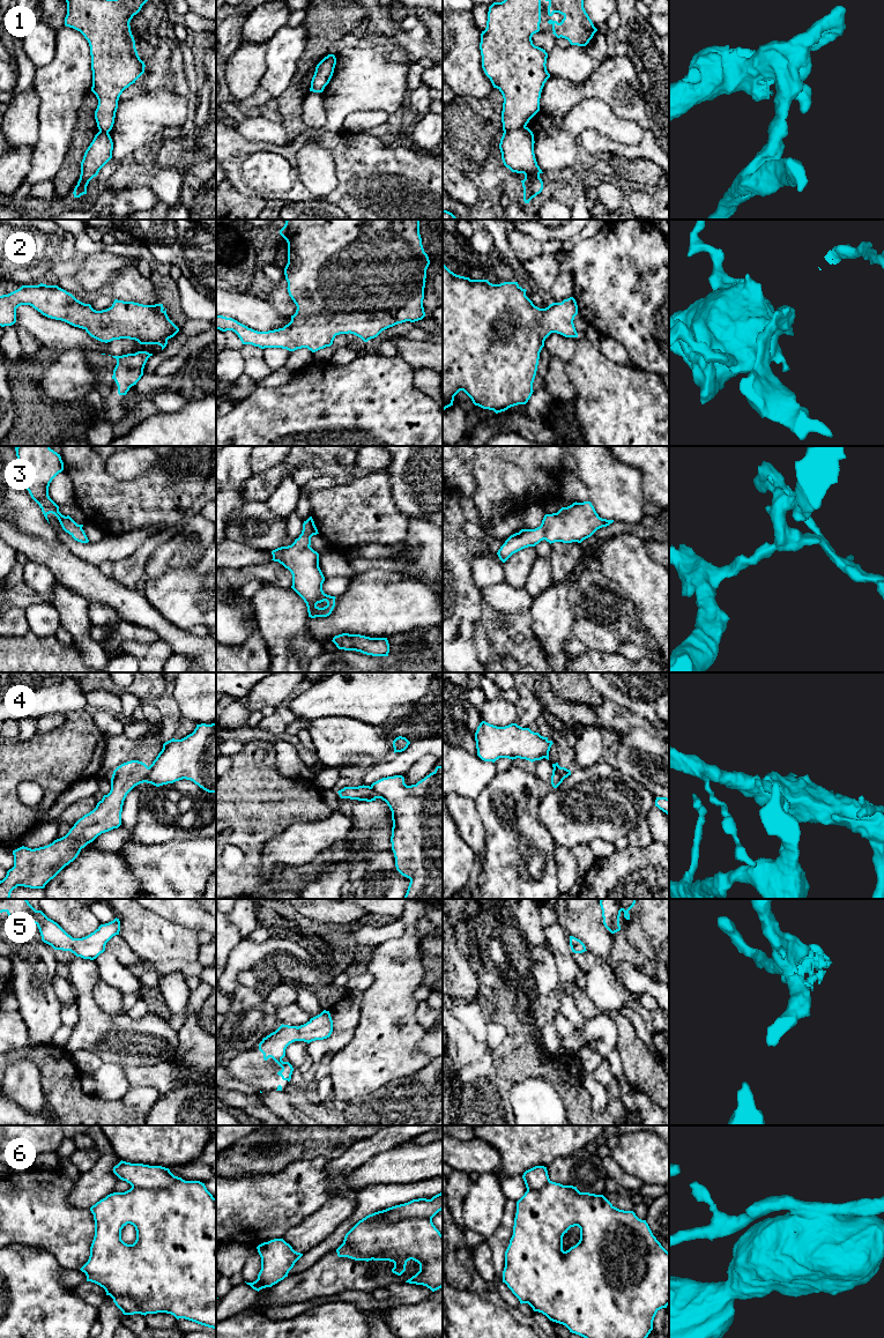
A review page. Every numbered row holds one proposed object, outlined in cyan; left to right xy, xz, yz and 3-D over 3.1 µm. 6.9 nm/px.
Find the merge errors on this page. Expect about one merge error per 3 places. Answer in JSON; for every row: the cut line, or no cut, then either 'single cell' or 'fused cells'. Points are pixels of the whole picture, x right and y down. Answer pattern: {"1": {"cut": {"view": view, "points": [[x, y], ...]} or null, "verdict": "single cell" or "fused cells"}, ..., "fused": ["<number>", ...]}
{"1": {"cut": {"view": "yz", "points": [[525, 125], [504, 132]]}, "verdict": "fused cells"}, "2": {"cut": null, "verdict": "single cell"}, "3": {"cut": null, "verdict": "single cell"}, "4": {"cut": {"view": "xy", "points": [[149, 767], [149, 773], [143, 781]]}, "verdict": "fused cells"}, "5": {"cut": null, "verdict": "single cell"}, "6": {"cut": {"view": "xz", "points": [[431, 1218], [402, 1218], [395, 1221], [378, 1220]]}, "verdict": "fused cells"}, "fused": ["1", "4", "6"]}

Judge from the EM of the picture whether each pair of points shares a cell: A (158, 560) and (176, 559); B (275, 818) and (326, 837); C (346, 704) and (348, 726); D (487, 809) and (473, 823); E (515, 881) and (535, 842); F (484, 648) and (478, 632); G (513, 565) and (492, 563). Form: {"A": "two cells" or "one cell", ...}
{"A": "one cell", "B": "two cells", "C": "two cells", "D": "two cells", "E": "one cell", "F": "one cell", "G": "two cells"}

